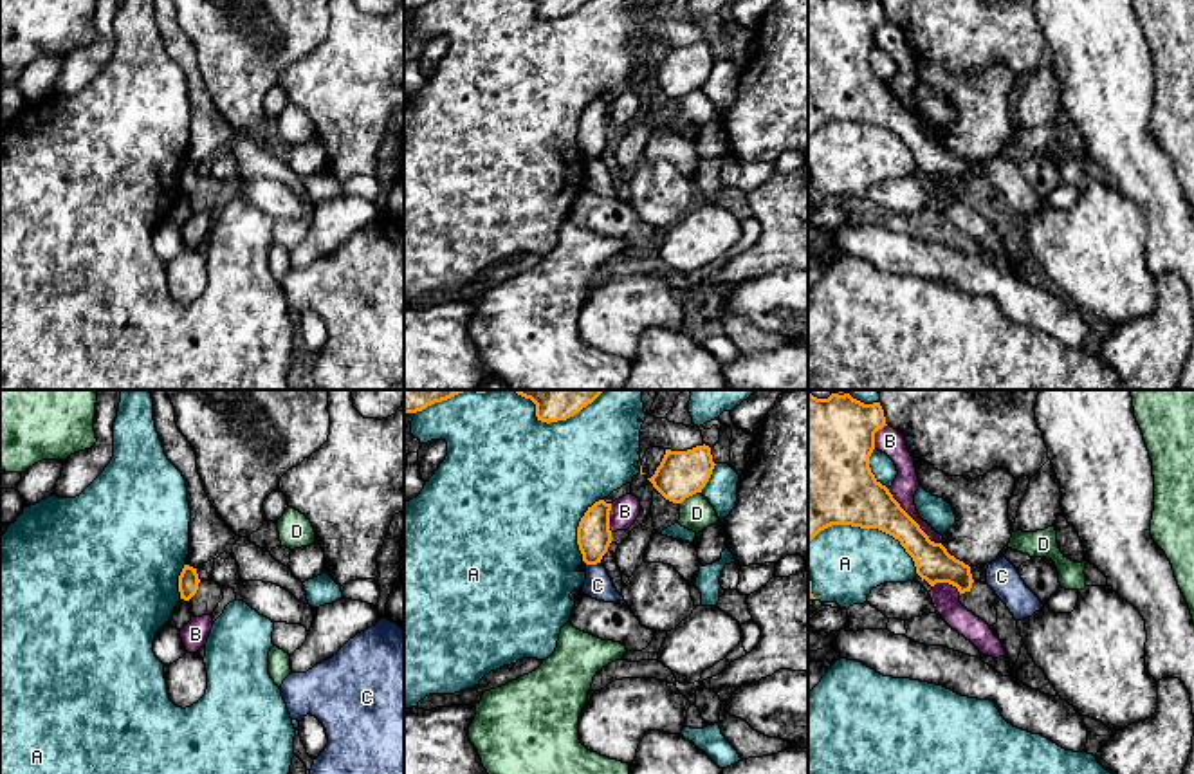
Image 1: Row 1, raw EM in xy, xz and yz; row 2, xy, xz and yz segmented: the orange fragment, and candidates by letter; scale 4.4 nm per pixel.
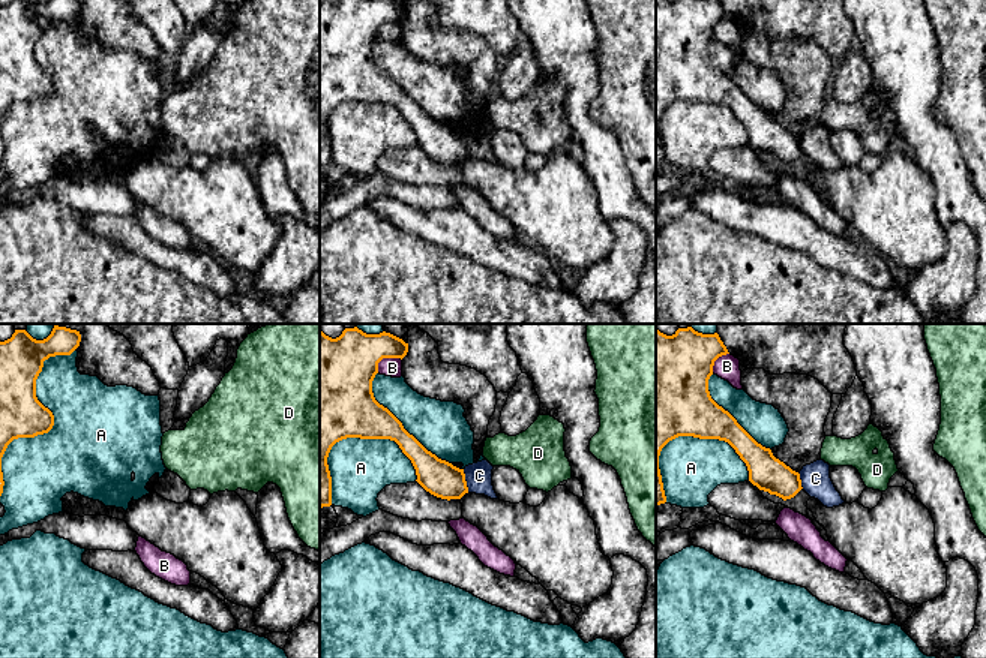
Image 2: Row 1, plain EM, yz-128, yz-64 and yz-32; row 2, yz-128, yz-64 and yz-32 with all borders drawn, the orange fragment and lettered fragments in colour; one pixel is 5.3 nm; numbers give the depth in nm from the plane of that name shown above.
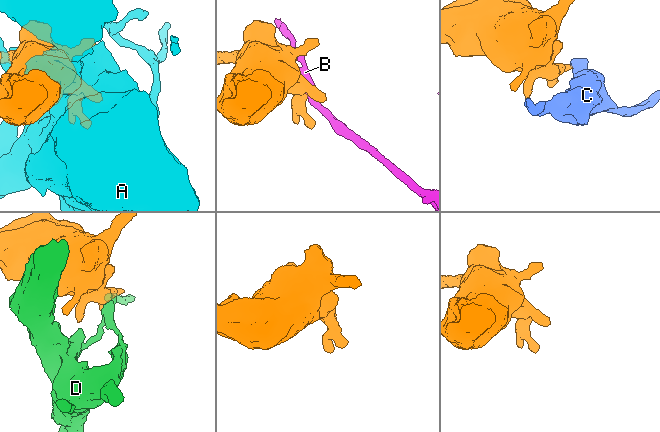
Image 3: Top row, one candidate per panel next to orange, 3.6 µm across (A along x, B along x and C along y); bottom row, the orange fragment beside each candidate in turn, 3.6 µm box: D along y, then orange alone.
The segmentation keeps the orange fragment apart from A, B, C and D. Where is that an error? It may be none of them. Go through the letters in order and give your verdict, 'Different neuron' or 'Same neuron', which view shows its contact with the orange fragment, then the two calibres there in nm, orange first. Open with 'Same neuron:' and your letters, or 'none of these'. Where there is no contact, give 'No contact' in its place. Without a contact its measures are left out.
Same neuron: none of these
A: Different neuron. Touches orange in yz. Thickness 360 nm (orange) against 340 nm
B: Different neuron. Touches orange in yz. Thickness 220 nm (orange) against 120 nm
C: Different neuron. Touches orange in xz. Thickness 160 nm (orange) against 130 nm
D: Different neuron. Touches orange in xz. Thickness 200 nm (orange) against 150 nm

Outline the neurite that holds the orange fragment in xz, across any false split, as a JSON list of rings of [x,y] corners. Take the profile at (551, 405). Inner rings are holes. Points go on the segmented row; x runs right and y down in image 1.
[[[404,390],[404,413],[422,411],[464,392],[516,392],[536,404],[537,420],[550,424],[574,417],[606,390]]]

